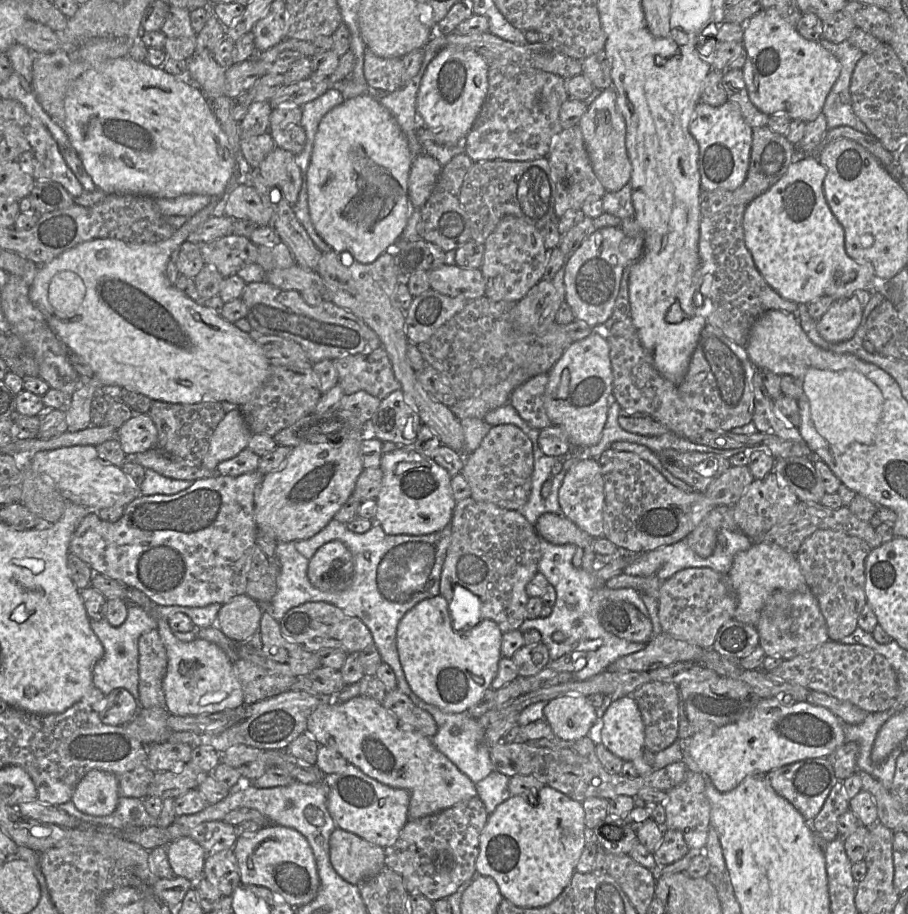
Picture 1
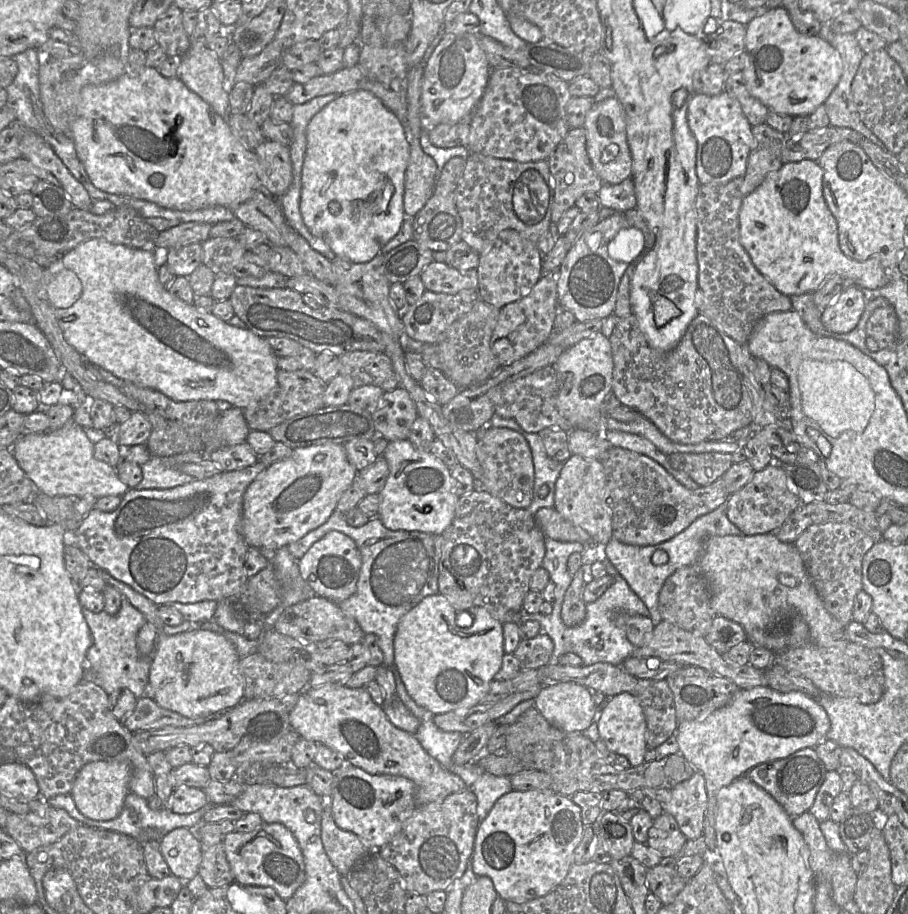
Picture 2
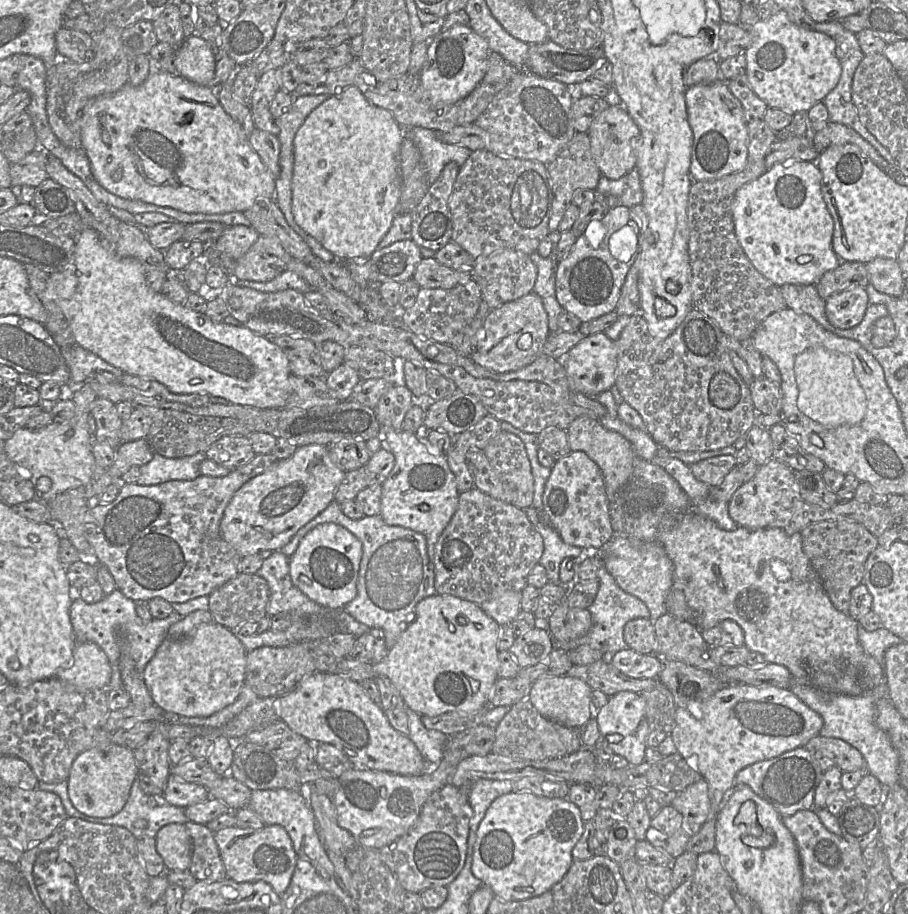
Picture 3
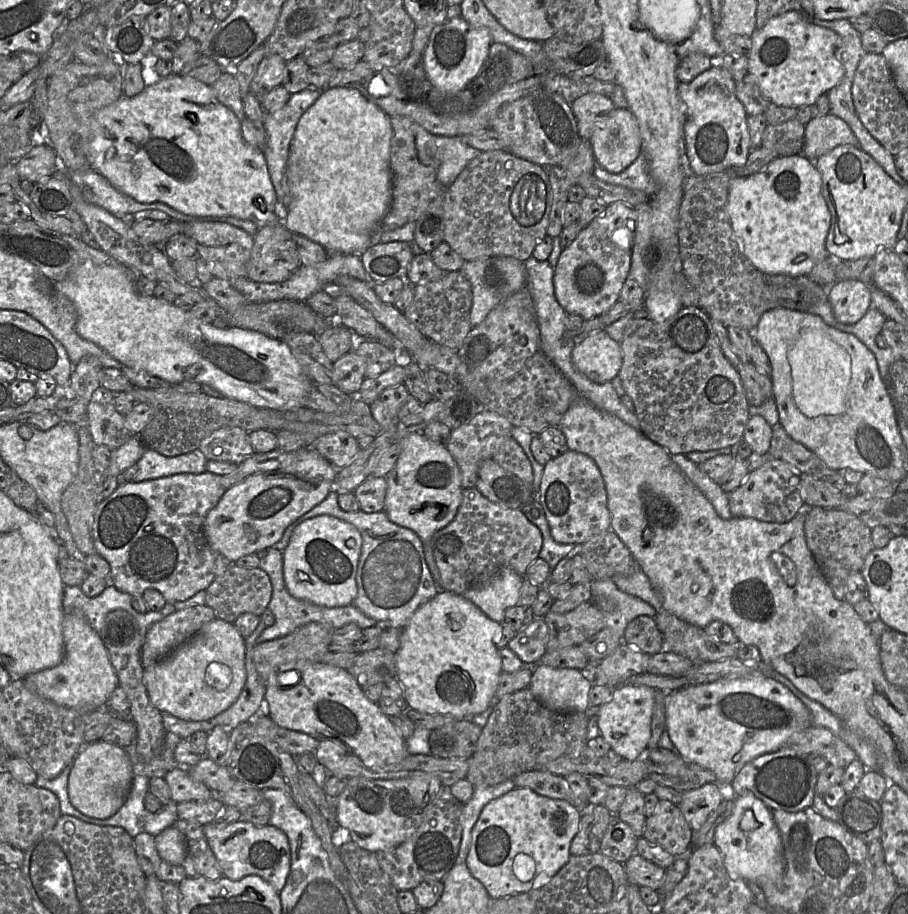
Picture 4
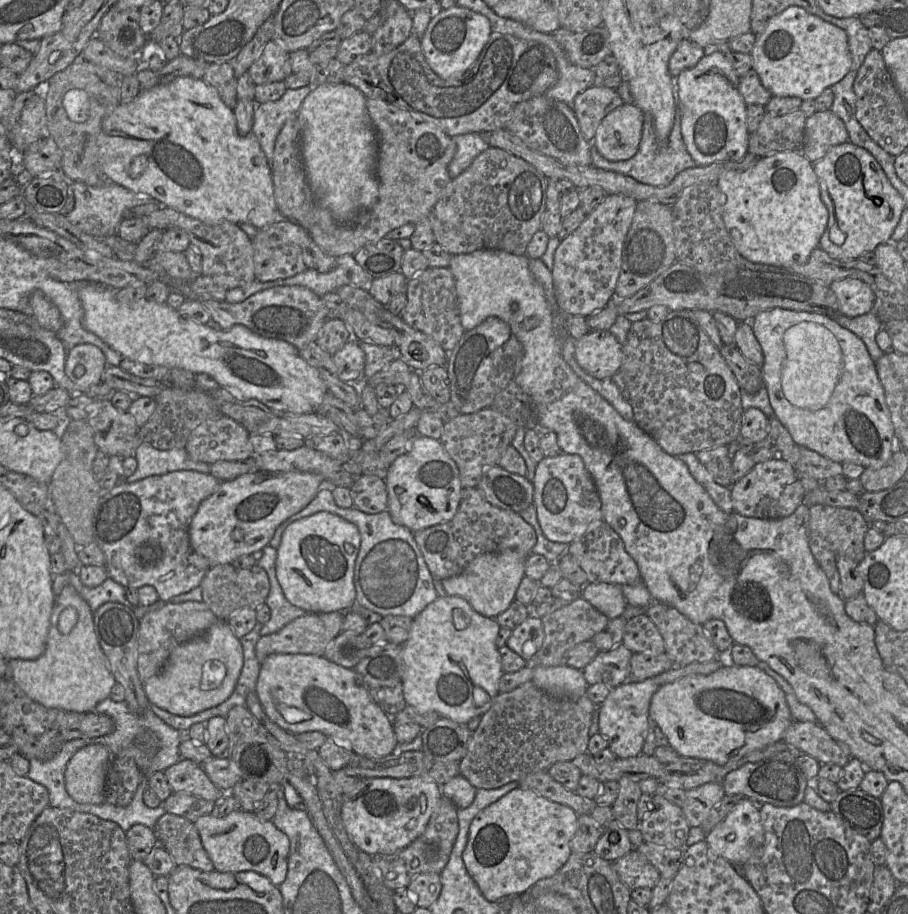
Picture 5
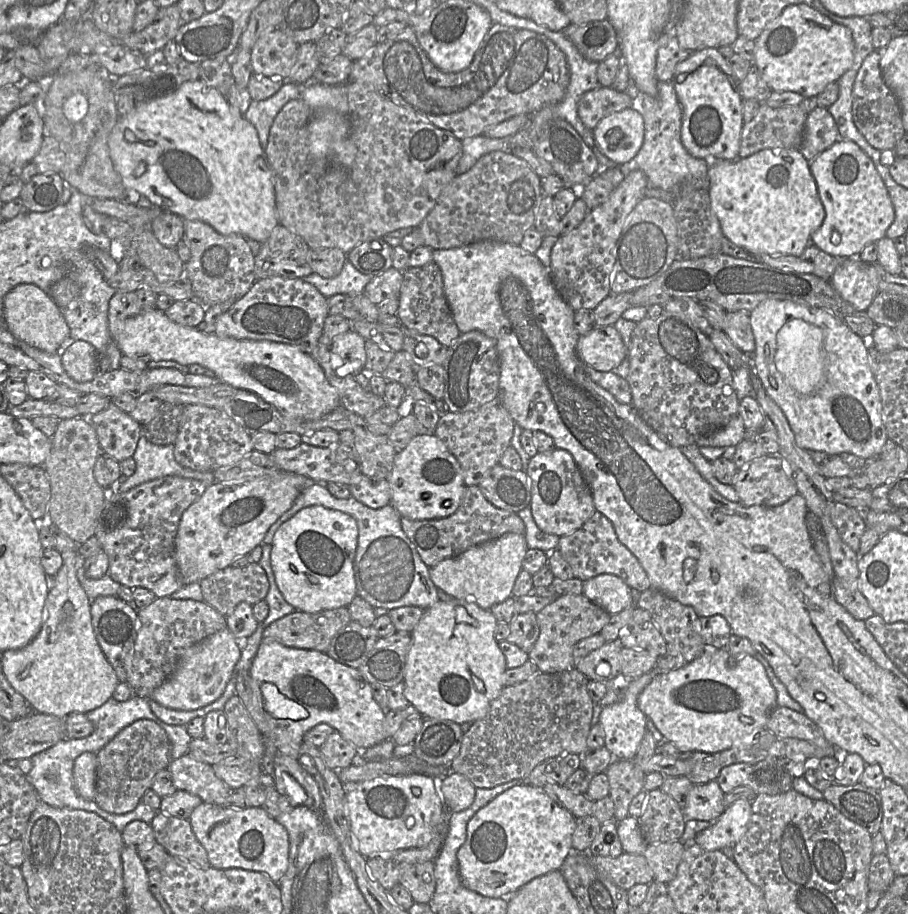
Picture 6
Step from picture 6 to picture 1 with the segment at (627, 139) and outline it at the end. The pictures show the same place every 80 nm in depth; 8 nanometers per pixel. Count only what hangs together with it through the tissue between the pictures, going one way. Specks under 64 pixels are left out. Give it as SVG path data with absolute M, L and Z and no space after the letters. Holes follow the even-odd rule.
M613 87L602 91L588 107L578 126L580 127L585 147L594 174L606 192L617 192L630 182L632 166L629 160L625 141L626 123L617 108L617 94Z

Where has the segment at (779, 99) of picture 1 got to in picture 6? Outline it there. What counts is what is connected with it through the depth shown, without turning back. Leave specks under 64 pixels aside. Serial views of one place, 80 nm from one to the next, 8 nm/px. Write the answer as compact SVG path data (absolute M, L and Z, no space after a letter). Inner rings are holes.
M794 4L786 7L755 40L753 63L772 91L796 92L807 98L818 96L827 85L838 81L851 68L854 50L855 44L849 28L832 21L812 6Z

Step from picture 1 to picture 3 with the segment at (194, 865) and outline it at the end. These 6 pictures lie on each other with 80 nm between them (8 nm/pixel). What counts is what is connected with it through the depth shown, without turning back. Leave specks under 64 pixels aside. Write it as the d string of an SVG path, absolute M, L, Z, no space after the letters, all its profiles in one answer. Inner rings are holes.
M183 824L162 827L156 835L156 849L170 871L189 871L192 858L191 837Z

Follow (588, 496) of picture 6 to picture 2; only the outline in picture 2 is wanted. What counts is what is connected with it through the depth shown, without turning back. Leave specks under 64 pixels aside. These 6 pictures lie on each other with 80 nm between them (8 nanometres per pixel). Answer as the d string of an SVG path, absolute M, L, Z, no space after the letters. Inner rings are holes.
M581 455L570 456L555 484L554 509L586 531L595 544L605 547L609 543L613 538L612 514L607 504L606 475L601 461Z

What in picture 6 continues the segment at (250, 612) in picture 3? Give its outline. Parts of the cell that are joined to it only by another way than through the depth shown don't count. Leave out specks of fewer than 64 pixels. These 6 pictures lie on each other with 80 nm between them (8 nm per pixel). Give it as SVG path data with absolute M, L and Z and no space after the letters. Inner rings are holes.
M250 562L242 568L226 567L199 583L203 601L224 616L241 602L255 605L265 599L269 591L268 577L258 562Z

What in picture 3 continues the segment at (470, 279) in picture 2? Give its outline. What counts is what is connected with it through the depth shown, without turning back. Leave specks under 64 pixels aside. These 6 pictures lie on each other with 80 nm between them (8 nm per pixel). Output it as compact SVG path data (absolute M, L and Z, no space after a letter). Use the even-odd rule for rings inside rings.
M423 258L412 279L421 288L451 289L468 283L473 279L473 276L471 271L456 271L440 264L434 258Z

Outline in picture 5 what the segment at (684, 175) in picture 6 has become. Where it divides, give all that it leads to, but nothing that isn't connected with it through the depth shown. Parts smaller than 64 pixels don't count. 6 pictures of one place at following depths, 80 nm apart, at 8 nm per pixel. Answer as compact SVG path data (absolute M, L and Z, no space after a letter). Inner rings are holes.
M672 77L672 89L676 101L676 115L672 130L666 141L661 141L658 138L652 116L649 114L644 114L642 138L640 141L639 149L632 158L616 162L609 161L598 152L592 141L592 144L590 144L590 152L592 158L591 166L607 171L615 171L620 174L630 176L642 184L657 187L665 187L669 185L679 173L684 170L696 167L697 164L688 153L682 138L681 113L678 110L677 77Z

